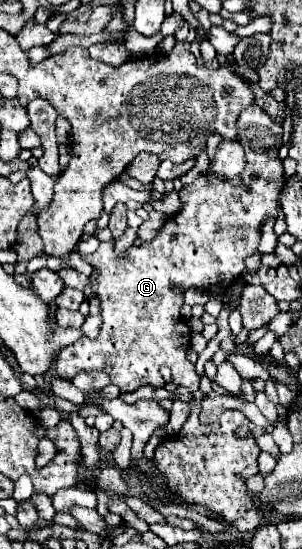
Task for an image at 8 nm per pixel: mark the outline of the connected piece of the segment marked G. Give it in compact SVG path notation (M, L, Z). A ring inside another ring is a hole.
M258 105L244 109L236 125L238 141L246 151L246 167L238 177L222 180L210 173L198 177L194 183L182 187L182 211L176 217L170 217L152 241L146 241L140 247L128 247L122 259L114 255L114 241L100 243L98 251L86 257L86 261L100 271L96 295L100 299L104 321L96 339L82 337L78 339L78 343L72 343L58 353L56 371L60 377L74 377L78 371L104 371L110 377L110 383L118 385L124 393L134 391L142 385L164 387L160 367L168 365L172 371L172 381L176 385L188 387L190 393L198 391L200 377L196 375L194 365L186 359L186 349L190 347L190 329L180 317L182 291L188 287L198 287L208 293L222 293L238 275L246 271L244 259L258 251L260 227L264 217L278 215L278 195L284 185L282 161L278 159L278 147L282 145L282 125L272 121Z

